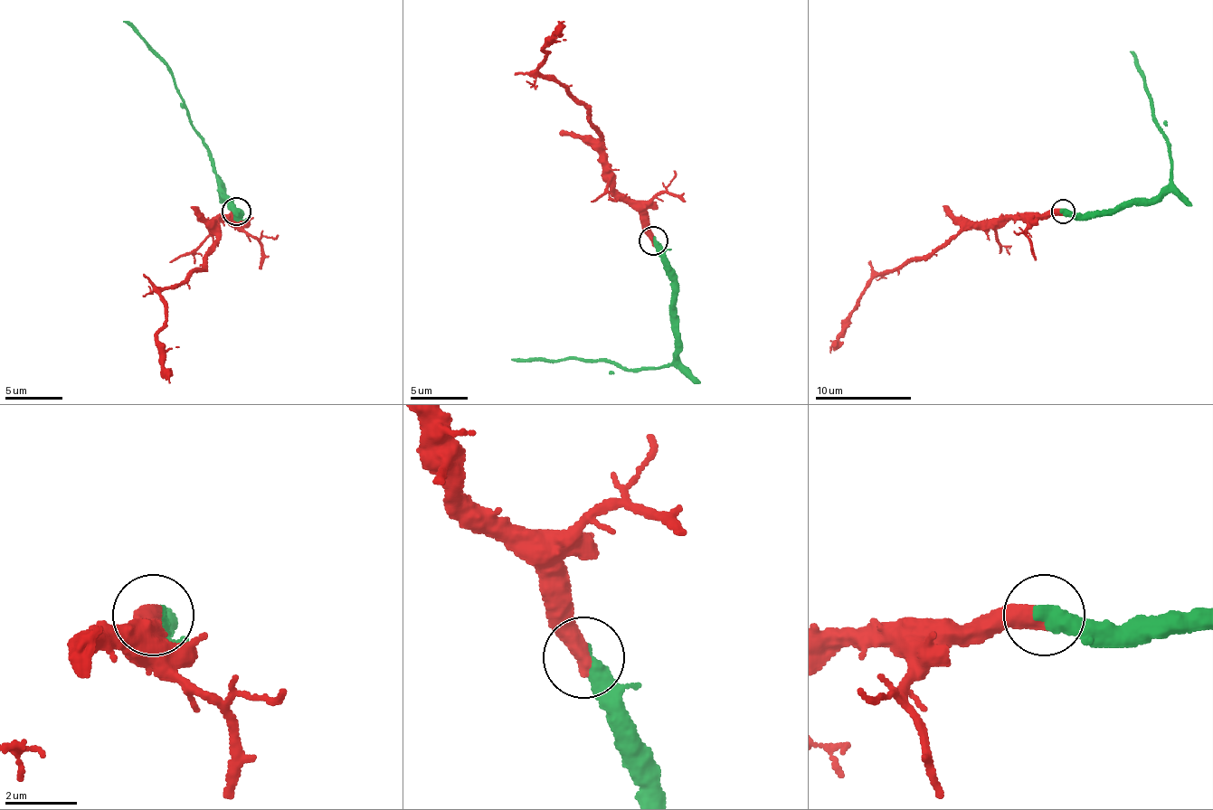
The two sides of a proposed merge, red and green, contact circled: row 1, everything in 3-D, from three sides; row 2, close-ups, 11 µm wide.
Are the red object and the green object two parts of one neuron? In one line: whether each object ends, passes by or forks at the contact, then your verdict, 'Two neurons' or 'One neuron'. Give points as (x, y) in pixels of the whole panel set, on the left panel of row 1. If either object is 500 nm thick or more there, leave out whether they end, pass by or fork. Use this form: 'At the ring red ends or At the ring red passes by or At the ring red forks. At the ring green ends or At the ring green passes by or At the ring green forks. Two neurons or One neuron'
One neuron

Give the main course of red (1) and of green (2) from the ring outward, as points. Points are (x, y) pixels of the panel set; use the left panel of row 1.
1: (236, 211), (218, 218), (221, 227), (200, 268), (161, 295), (166, 308), (159, 352), (169, 383)
2: (239, 211), (236, 214), (222, 199), (210, 147), (192, 125), (173, 73), (122, 22)

